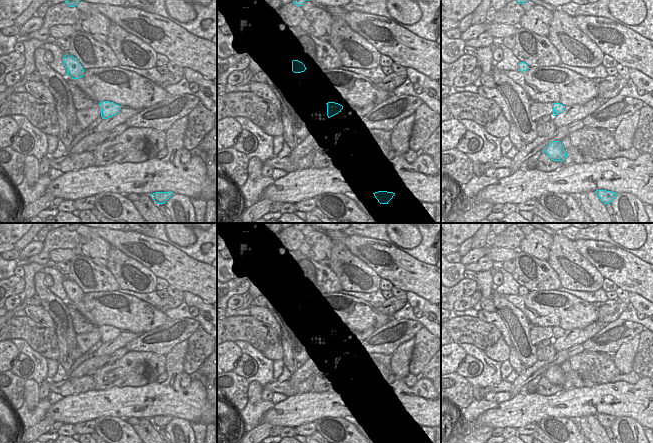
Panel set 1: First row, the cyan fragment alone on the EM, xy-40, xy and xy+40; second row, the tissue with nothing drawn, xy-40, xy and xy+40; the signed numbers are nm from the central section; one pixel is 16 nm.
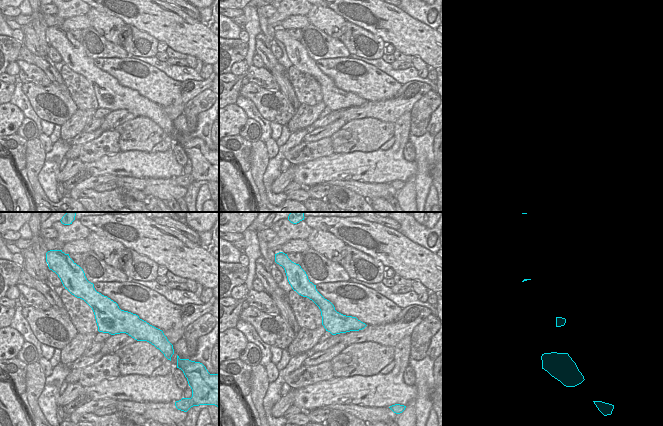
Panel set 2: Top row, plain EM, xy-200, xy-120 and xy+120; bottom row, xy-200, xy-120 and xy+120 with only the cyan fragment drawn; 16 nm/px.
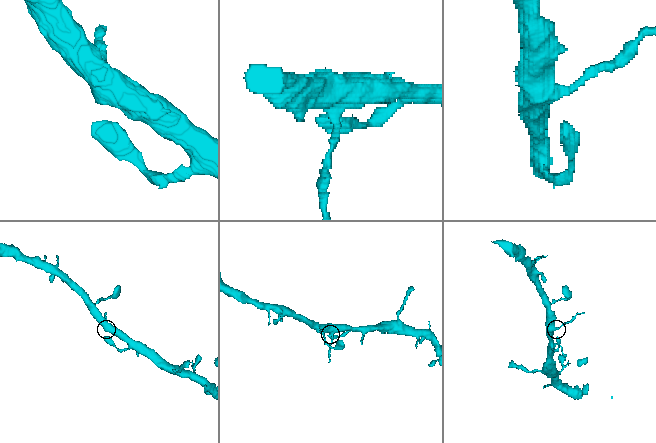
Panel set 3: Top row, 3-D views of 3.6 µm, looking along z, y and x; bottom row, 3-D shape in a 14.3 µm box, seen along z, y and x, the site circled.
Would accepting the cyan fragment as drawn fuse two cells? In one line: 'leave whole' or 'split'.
split

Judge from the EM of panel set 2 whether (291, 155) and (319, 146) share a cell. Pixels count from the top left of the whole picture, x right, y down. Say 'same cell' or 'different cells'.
same cell

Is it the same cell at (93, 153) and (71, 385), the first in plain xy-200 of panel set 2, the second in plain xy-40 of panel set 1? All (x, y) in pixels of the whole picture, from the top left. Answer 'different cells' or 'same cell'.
same cell

